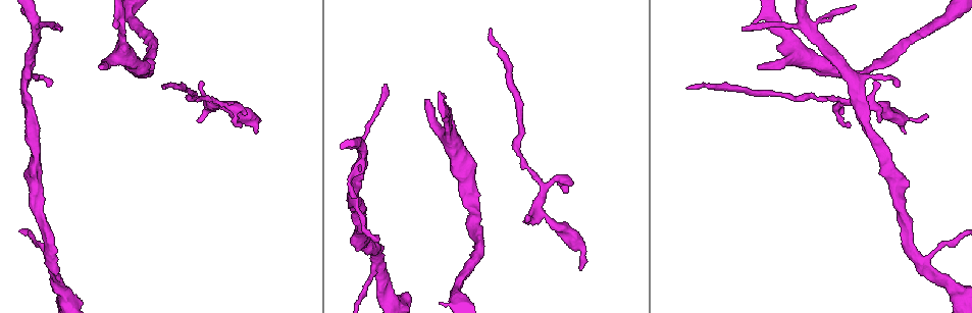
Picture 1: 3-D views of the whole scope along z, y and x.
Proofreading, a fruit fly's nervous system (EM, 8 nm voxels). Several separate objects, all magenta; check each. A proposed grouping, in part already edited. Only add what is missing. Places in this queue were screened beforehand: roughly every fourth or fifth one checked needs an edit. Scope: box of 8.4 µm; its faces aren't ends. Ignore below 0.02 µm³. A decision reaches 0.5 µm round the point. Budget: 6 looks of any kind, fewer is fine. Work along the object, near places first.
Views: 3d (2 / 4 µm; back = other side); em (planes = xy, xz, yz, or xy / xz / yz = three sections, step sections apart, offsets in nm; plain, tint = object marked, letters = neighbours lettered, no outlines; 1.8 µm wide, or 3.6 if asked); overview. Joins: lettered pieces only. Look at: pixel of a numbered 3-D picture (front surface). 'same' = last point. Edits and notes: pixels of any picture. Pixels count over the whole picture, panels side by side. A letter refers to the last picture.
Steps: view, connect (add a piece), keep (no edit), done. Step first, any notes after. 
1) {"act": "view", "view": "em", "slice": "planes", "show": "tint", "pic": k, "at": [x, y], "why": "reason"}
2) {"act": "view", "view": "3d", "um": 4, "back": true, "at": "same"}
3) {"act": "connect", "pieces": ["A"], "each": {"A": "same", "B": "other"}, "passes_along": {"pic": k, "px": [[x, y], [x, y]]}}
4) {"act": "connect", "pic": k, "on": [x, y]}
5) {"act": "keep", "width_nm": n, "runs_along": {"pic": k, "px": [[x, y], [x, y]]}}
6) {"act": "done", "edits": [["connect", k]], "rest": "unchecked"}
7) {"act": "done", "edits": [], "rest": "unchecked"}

{"act": "view", "view": "3d", "um": 4, "pic": 1, "at": [489, 31], "why": "long arm stops here"}

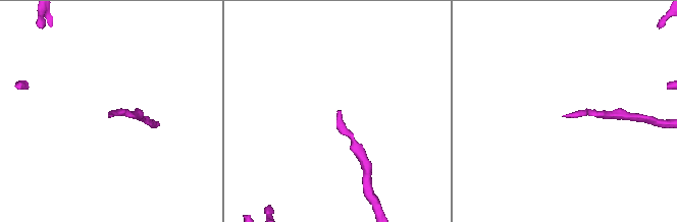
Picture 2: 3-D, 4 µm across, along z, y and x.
{"act": "view", "view": "em", "slice": "xz", "step": 16, "show": "letters", "pic": 2, "at": [337, 111], "why": "shape alone is not enough"}

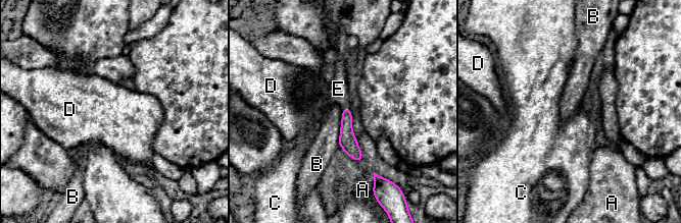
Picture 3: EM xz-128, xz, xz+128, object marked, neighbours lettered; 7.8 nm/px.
{"act": "view", "view": "em", "slice": "planes", "show": "letters", "at": "same"}

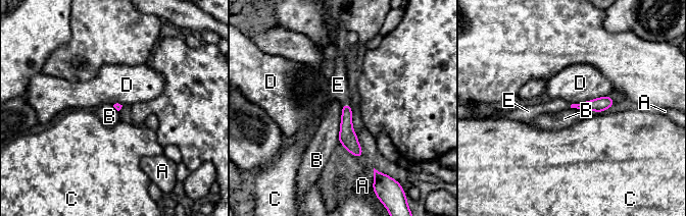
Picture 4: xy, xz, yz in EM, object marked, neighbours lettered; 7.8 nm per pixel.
{"act": "connect", "pieces": ["E"], "longest_contact_nm": ["B", 300], "each": {"A": "other", "B": "other", "C": "other", "D": "other", "E": "same"}, "passes_along": {"pic": 4, "px": [[347, 137], [345, 105], [338, 85]]}, "found": "it goes on there"}

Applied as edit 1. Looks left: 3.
{"act": "view", "view": "overview", "why": "redraw"}

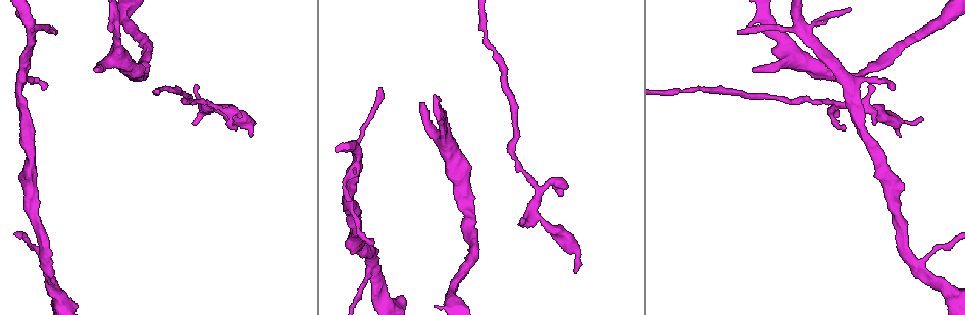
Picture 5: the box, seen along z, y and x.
{"act": "view", "view": "em", "slice": "xy", "step": 16, "show": "letters", "pic": 5, "at": [93, 70], "why": "an open end"}

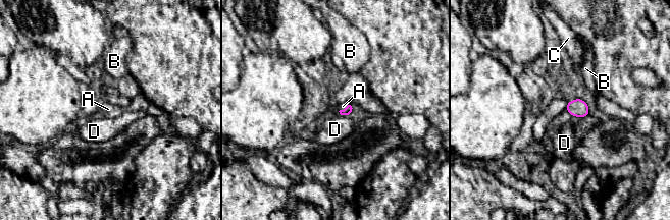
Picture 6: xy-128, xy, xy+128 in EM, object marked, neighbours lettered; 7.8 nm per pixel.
{"act": "connect", "pieces": ["A"], "longest_contact_nm": ["A", 110], "each": {"A": "same", "B": "other", "C": "other", "D": "other"}, "found": "the neuron continues"}

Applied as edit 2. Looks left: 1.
{"act": "view", "view": "em", "slice": "yz", "step": 16, "show": "letters", "pic": 5, "at": [518, 225], "why": "branch stops here"}

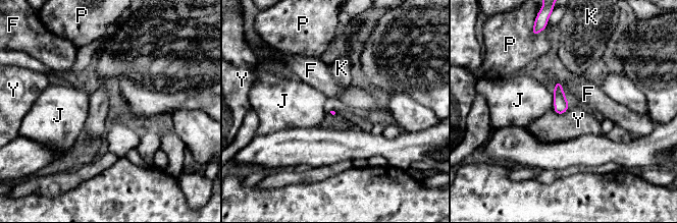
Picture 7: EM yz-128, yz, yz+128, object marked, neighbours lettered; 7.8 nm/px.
{"act": "keep", "each": {"F": "other", "J": "other", "K": "other", "P": "other", "Y": "other"}, "found": "none of them fits"}

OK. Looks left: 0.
{"act": "done", "edits": [["connect", 4], ["connect", 6]], "rest": "unchecked"}

